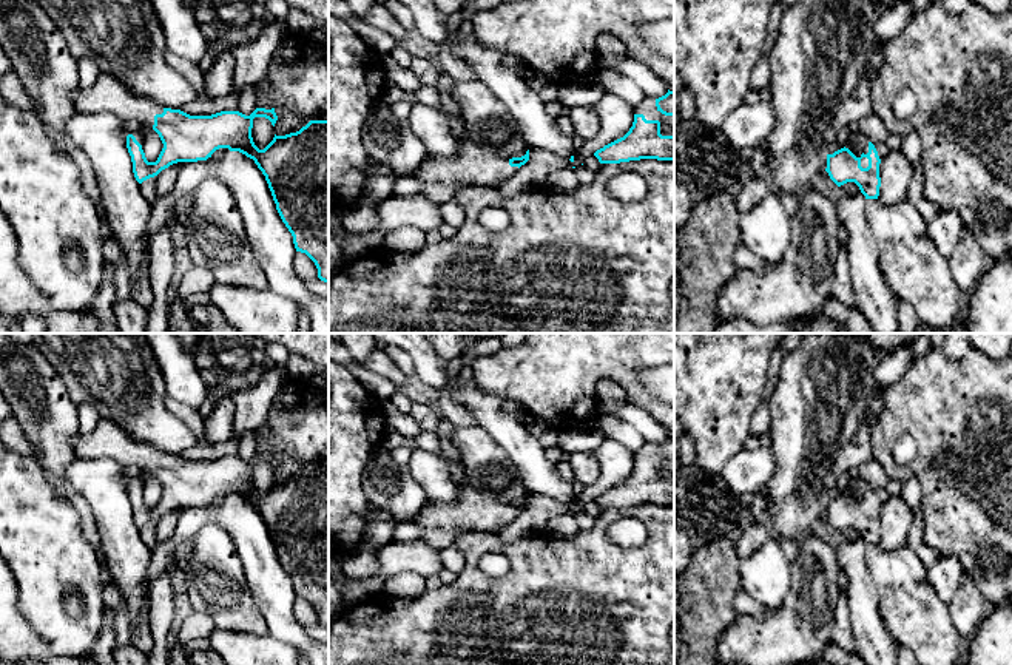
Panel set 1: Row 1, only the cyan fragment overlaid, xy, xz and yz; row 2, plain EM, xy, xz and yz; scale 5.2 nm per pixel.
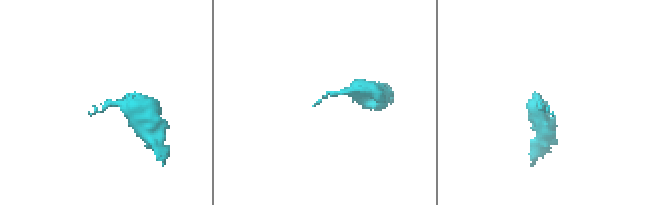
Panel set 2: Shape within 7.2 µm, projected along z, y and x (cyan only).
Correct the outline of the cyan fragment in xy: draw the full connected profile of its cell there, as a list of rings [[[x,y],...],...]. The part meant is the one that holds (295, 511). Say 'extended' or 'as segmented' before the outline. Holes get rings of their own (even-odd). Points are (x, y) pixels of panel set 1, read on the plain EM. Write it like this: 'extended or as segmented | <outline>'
extended | [[[99,418],[89,434],[77,432],[73,441],[77,458],[108,458],[137,475],[153,474],[164,494],[156,508],[148,508],[142,491],[133,480],[126,481],[126,494],[133,508],[133,518],[139,529],[157,522],[177,508],[207,506],[219,494],[239,497],[253,505],[265,522],[276,555],[293,582],[296,597],[305,599],[318,614],[318,623],[329,630],[329,466],[310,466],[296,478],[276,481],[259,495],[251,483],[253,464],[265,463],[275,472],[275,454],[256,454],[250,461],[239,457],[221,457],[211,461],[190,461],[180,455],[137,441],[120,424],[110,418]]]

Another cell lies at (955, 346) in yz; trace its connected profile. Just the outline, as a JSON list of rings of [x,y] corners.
[[[944,333],[941,349],[949,360],[960,361],[972,349],[970,333]]]

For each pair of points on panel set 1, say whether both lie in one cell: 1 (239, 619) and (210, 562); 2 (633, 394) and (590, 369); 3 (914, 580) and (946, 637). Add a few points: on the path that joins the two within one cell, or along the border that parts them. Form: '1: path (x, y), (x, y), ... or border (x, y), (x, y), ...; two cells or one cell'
1: path (230, 605), (216, 587), (213, 576); one cell
2: path (627, 381), (614, 369), (602, 369); one cell
3: path (914, 594), (914, 605), (932, 624); one cell

